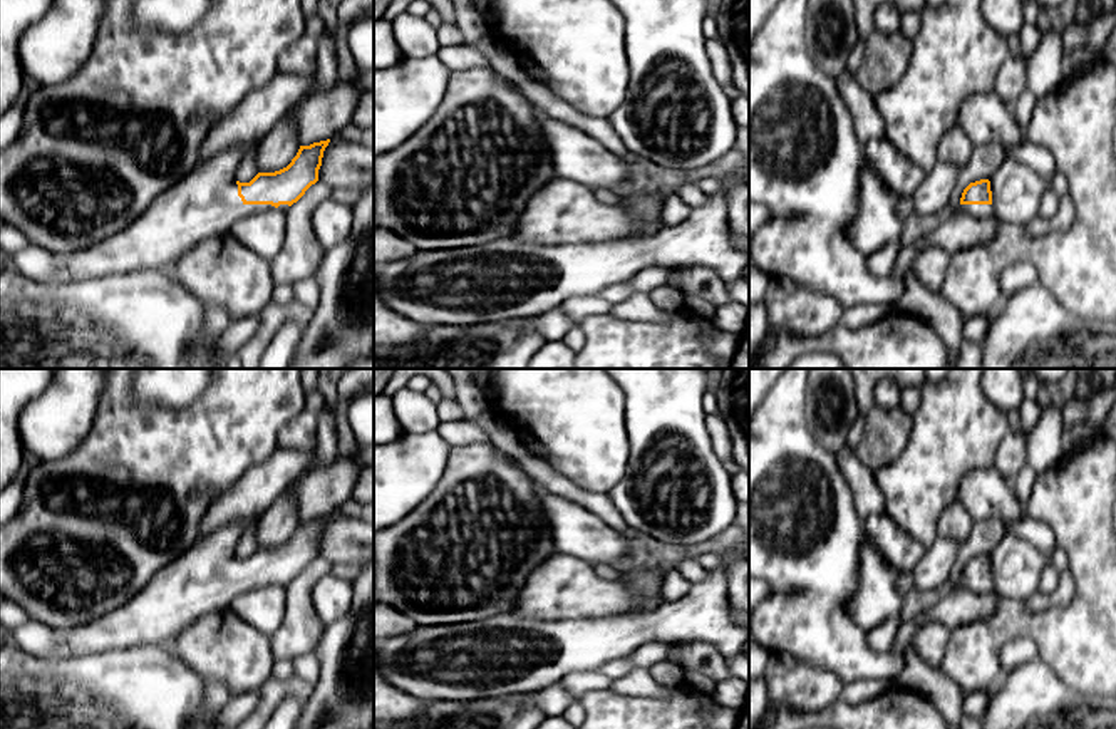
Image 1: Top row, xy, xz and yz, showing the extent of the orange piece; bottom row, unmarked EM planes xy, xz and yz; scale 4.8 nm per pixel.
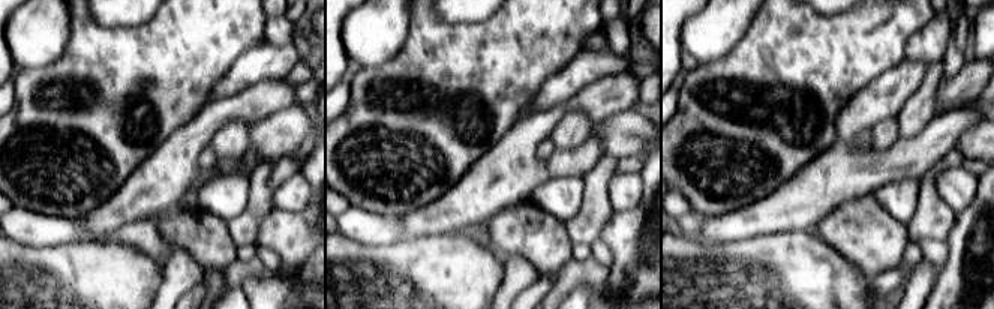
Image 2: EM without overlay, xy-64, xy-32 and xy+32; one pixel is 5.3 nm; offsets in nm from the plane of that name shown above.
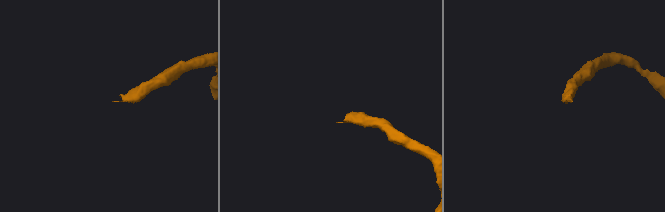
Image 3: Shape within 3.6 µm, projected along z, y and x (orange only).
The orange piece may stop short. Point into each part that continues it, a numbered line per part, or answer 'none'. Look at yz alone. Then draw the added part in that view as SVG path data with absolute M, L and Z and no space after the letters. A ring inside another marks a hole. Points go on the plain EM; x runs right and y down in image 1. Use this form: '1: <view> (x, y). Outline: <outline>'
1: yz (974, 585). Outline: M960 580L958 585L975 593L989 593L994 590L992 580Z

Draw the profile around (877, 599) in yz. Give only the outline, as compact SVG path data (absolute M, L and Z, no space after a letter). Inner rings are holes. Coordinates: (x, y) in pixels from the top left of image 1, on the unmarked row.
M865 535L858 550L856 593L845 603L845 610L865 633L885 620L903 620L905 595L896 587L900 575Z

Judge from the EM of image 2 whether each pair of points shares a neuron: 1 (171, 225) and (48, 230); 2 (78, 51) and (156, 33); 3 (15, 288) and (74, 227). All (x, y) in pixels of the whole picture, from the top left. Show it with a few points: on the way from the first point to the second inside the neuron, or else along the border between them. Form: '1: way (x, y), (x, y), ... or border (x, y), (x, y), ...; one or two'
1: border (159, 216), (159, 230), (168, 251); two
2: way (98, 51), (137, 51); one
3: border (92, 239), (54, 245), (21, 243); two

